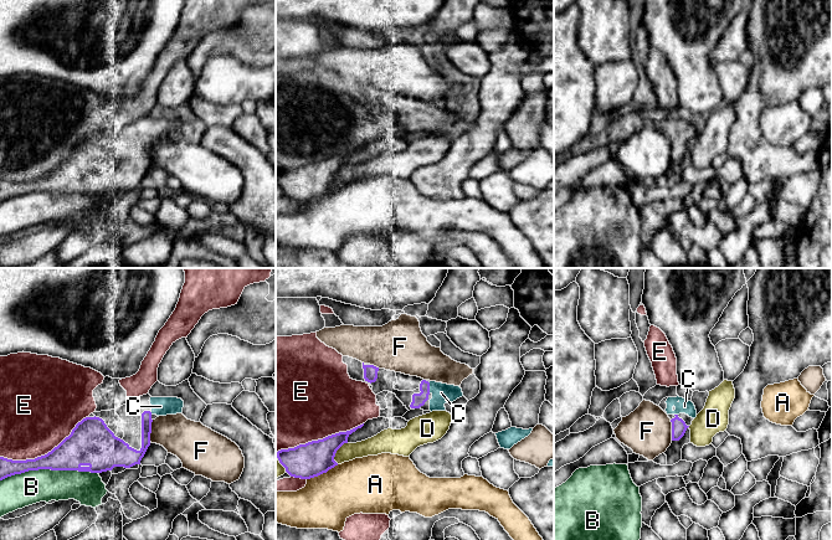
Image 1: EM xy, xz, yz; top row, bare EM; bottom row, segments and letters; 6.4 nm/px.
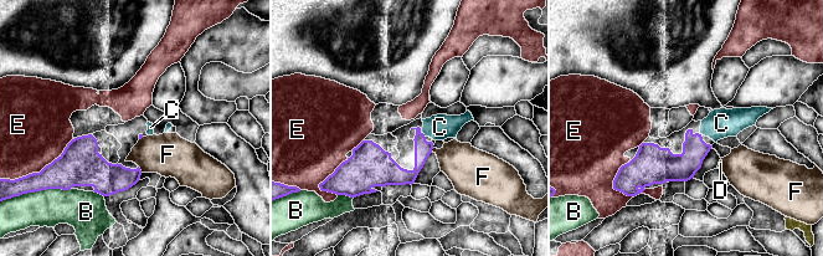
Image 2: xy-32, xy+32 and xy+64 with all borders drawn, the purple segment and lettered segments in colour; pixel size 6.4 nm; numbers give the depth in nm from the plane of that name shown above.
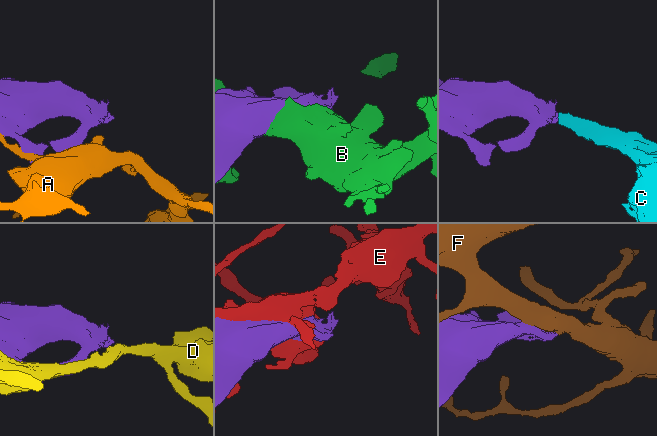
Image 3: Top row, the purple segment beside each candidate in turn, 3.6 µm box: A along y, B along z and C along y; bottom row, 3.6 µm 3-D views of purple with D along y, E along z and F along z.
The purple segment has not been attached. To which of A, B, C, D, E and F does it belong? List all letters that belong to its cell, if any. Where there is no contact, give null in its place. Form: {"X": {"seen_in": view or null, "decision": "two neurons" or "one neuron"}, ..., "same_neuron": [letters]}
{"A": {"seen_in": "xz", "decision": "two neurons"}, "B": {"seen_in": "xy", "decision": "two neurons"}, "C": {"seen_in": "xz", "decision": "one neuron"}, "D": {"seen_in": "xz", "decision": "two neurons"}, "E": {"seen_in": "xy", "decision": "two neurons"}, "F": {"seen_in": "xy", "decision": "two neurons"}, "same_neuron": ["C"]}

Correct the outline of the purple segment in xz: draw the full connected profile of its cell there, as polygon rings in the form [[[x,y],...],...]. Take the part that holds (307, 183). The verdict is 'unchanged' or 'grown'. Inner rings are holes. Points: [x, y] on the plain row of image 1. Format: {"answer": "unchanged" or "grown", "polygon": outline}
{"answer": "unchanged", "polygon": [[[364,145],[350,153],[339,154],[323,161],[299,166],[294,170],[281,171],[276,178],[291,199],[301,201],[318,199],[338,187],[334,182],[337,173],[344,165],[348,165],[348,159],[353,154],[363,148]]]}

